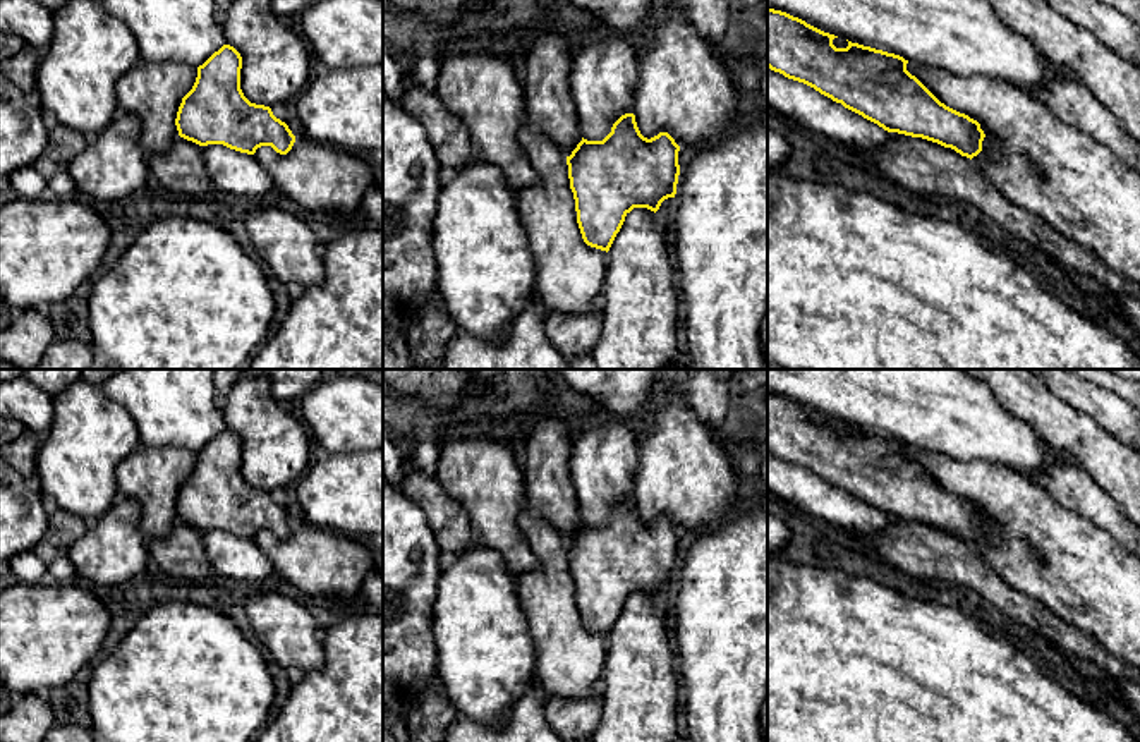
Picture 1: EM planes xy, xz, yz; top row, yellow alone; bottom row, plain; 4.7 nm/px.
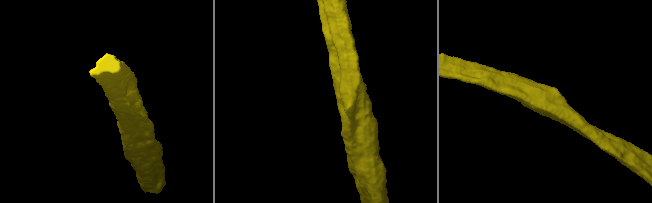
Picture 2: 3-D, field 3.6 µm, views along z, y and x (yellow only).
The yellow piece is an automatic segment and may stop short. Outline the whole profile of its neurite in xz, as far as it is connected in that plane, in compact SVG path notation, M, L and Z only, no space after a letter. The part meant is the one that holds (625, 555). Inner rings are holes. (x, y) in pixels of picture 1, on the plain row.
M634 498L622 500L603 526L587 526L582 522L572 539L567 541L567 550L570 574L575 584L577 608L584 627L608 637L625 601L634 593L647 593L656 598L664 584L675 582L680 560L678 536L680 531L668 517L659 517L651 524L644 522Z

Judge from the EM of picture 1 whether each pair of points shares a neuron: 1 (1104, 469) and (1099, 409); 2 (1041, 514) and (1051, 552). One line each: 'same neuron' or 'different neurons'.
1: different neurons
2: same neuron

